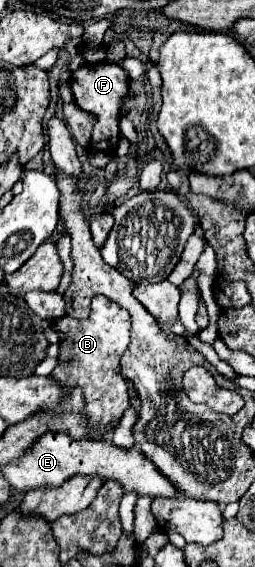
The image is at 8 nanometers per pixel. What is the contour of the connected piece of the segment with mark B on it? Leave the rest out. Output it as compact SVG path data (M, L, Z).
M97 295L91 301L89 319L77 321L73 317L61 317L57 321L53 319L51 327L59 331L57 367L53 369L51 379L59 381L65 395L69 395L71 389L83 391L83 397L85 397L83 411L85 411L85 417L89 419L89 435L93 439L103 439L103 437L107 439L109 435L113 435L115 425L121 421L123 411L129 405L127 385L119 365L121 355L129 345L129 327L131 327L129 313L121 305L113 303L111 299Z

